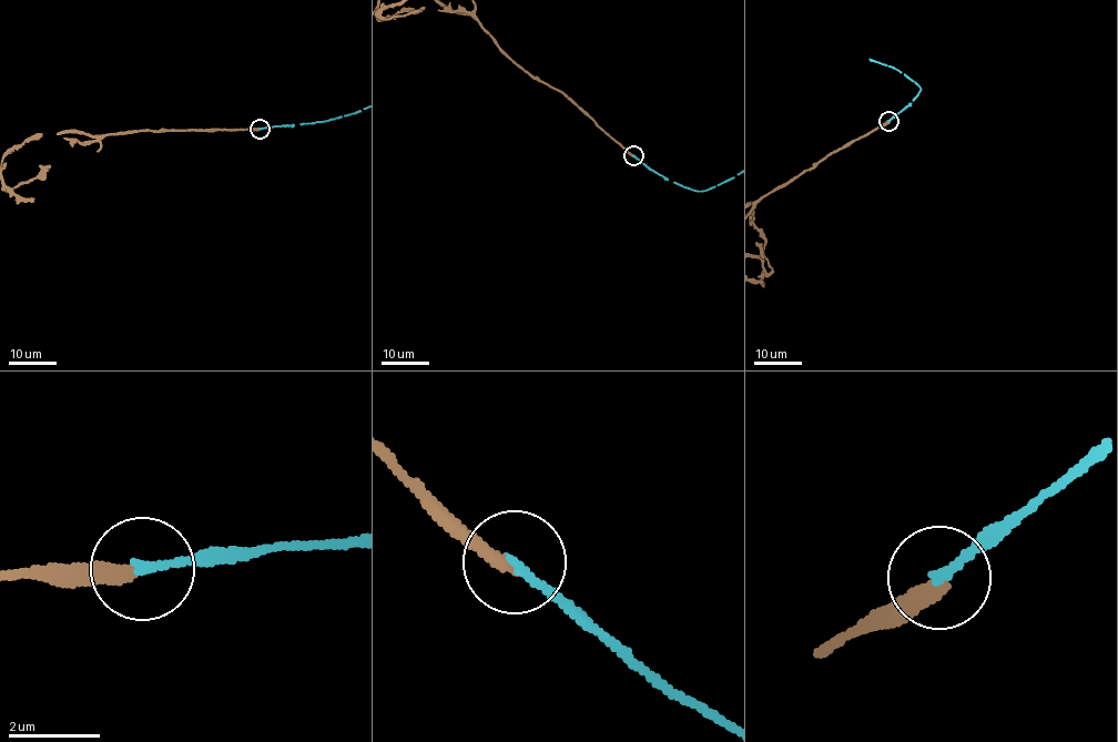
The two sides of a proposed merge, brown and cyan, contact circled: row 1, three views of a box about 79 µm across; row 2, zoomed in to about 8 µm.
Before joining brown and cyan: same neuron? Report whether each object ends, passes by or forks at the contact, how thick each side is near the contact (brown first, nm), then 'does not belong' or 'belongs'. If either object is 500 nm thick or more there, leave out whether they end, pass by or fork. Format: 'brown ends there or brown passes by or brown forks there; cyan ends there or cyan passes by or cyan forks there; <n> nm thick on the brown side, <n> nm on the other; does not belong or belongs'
brown ends there; cyan ends there; 320 nm thick on the brown side, 190 nm on the other; does not belong

